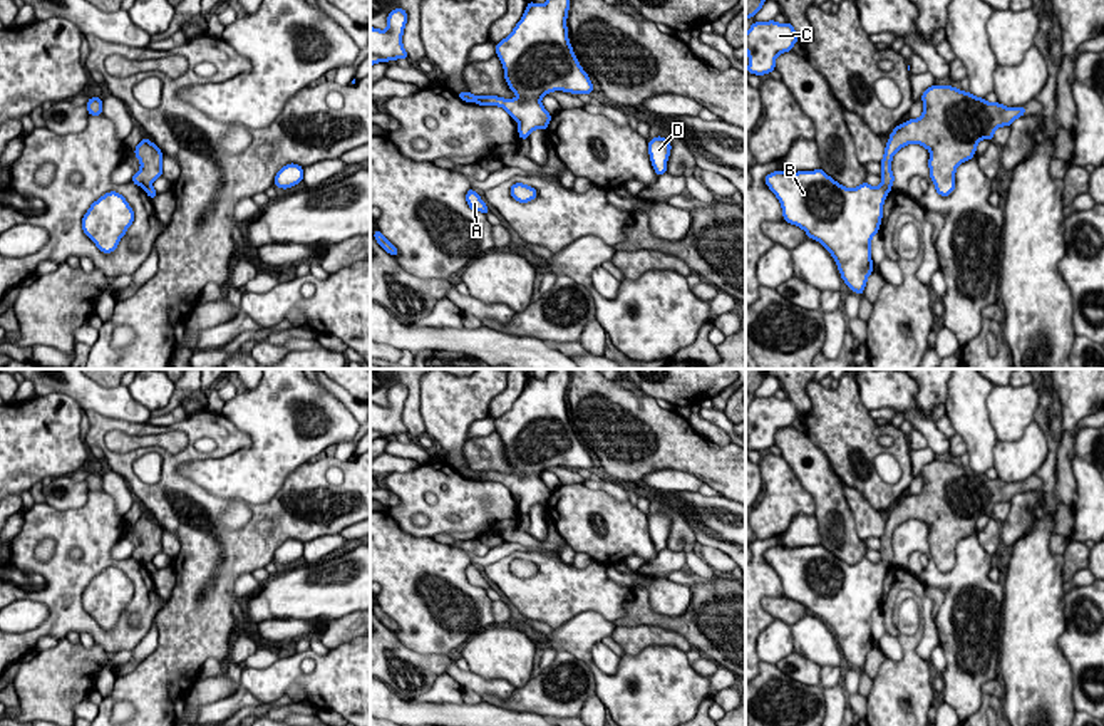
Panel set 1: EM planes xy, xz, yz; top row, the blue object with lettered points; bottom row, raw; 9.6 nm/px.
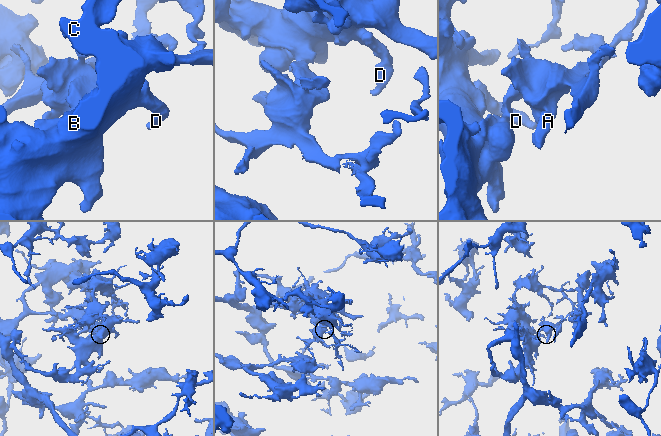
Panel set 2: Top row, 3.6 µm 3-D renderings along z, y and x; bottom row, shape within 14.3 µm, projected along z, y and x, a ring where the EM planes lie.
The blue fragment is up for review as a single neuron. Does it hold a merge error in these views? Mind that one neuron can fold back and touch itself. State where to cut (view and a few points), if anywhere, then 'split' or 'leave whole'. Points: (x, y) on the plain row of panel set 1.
cut in yz along (882, 559), (890, 564); split

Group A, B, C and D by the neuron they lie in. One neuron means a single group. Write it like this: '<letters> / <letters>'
A / B C D

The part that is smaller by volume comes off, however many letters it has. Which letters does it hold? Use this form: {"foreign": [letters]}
{"foreign": ["A"]}

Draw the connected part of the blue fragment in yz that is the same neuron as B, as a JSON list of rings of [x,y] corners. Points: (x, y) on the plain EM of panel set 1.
[[[821,543],[814,547],[774,547],[764,553],[777,572],[782,594],[828,624],[843,657],[863,671],[873,647],[871,614],[880,607],[888,562],[866,557],[849,565]]]

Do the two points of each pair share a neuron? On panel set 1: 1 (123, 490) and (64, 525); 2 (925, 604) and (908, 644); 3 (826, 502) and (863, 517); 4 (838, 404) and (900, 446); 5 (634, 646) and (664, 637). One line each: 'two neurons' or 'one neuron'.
1: two neurons
2: two neurons
3: two neurons
4: one neuron
5: one neuron

